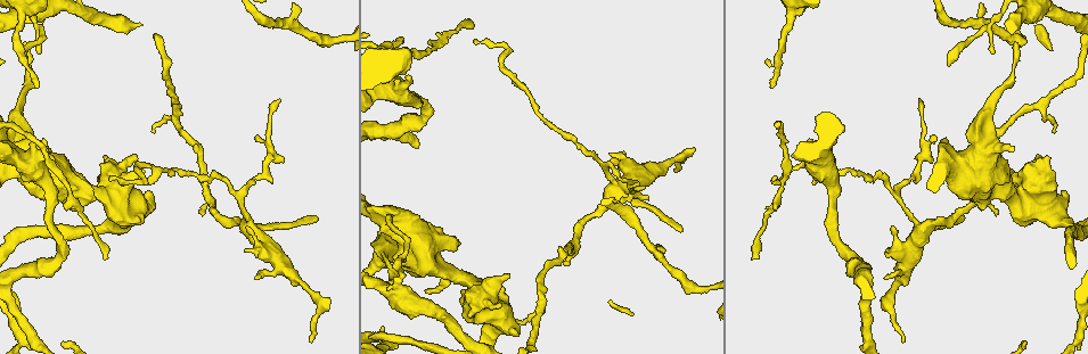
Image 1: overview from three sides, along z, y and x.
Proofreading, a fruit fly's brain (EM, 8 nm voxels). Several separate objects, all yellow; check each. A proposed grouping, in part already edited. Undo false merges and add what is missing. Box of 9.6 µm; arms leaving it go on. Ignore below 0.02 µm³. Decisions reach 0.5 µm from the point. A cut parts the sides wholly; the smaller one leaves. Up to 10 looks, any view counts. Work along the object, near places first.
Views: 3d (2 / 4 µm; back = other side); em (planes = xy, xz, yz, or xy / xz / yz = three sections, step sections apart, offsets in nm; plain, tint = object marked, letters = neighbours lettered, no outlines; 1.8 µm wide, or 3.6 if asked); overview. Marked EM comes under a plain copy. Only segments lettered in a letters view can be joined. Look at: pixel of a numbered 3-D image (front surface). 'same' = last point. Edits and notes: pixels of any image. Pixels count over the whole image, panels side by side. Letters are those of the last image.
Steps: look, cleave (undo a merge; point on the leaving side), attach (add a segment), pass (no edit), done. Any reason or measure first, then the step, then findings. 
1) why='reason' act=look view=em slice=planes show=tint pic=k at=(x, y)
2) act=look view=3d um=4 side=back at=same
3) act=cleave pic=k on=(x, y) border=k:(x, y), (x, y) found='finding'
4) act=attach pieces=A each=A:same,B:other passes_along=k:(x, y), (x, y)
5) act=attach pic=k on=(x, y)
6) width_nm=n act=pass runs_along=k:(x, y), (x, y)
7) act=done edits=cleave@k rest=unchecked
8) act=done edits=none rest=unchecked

why='three arms meet' act=look view=3d um=2 pic=1 at=(901, 266)

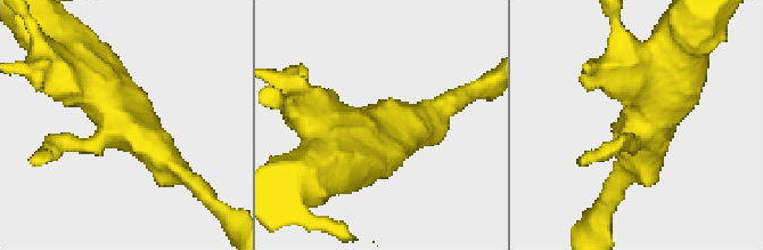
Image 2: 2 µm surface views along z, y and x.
act=look view=em slice=planes show=letters pic=2 at=(118, 121)

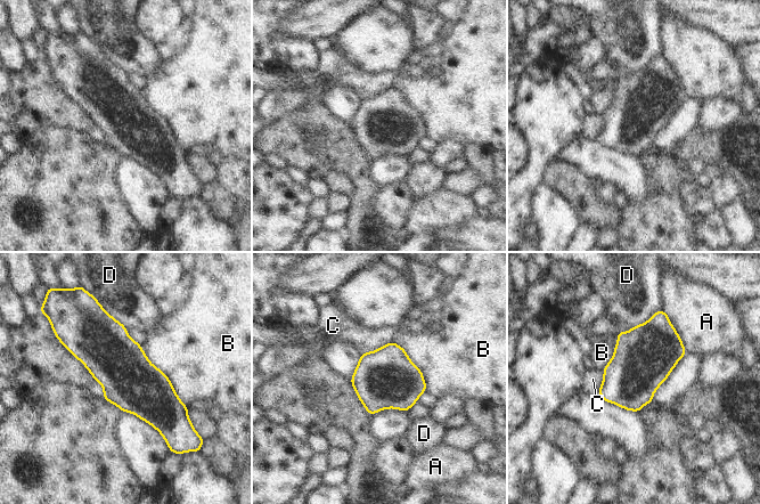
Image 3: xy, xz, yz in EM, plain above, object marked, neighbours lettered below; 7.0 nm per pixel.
width_nm=400 act=pass each=A:other,B:other,C:other,D:other border=3:(139, 344), (187, 407) found='one neuron here'

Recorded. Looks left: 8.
why='stops while still wide' act=look view=em slice=planes show=tint pic=1 at=(143, 169)

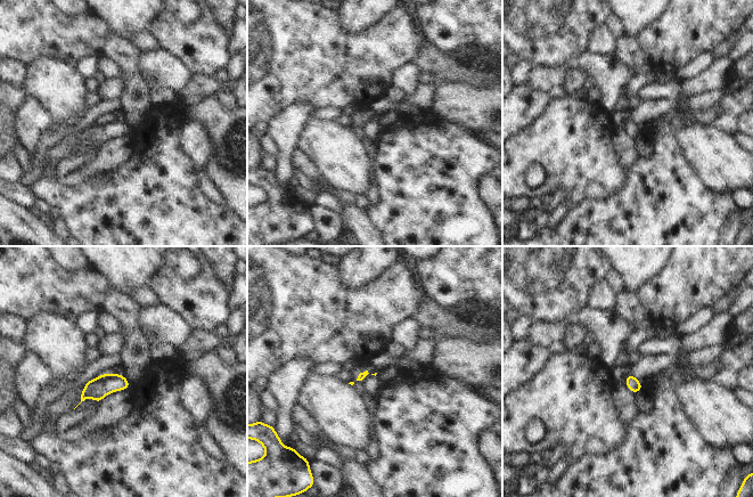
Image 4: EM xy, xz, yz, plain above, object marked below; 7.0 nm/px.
act=look view=em slice=planes show=letters at=same

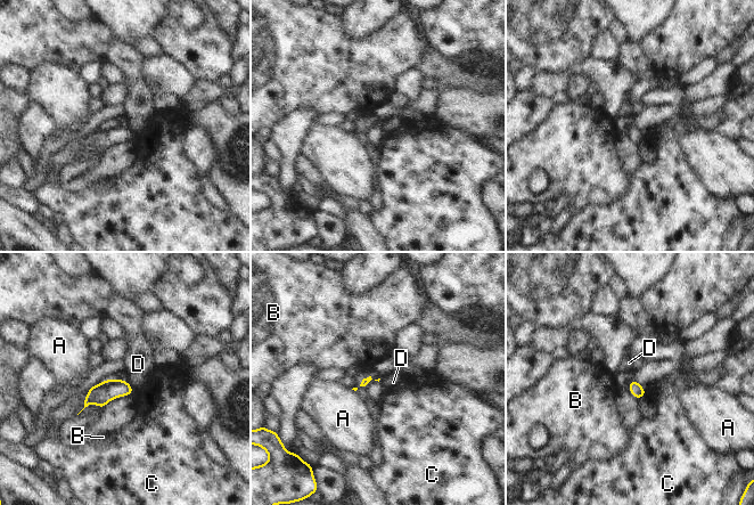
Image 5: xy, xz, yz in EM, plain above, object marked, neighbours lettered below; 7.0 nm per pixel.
act=pass each=A:other,B:other,C:other,D:other border=5:(123, 380), (133, 390) found='none of them fits'

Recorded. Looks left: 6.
why='free end' act=look view=3d um=4 pic=1 at=(948, 65)

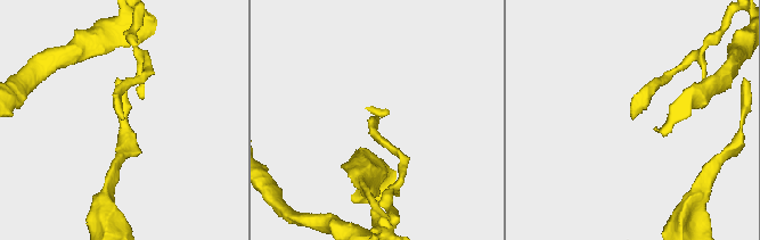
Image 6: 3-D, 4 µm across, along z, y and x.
act=look view=em slice=planes show=letters pic=6 at=(633, 119)

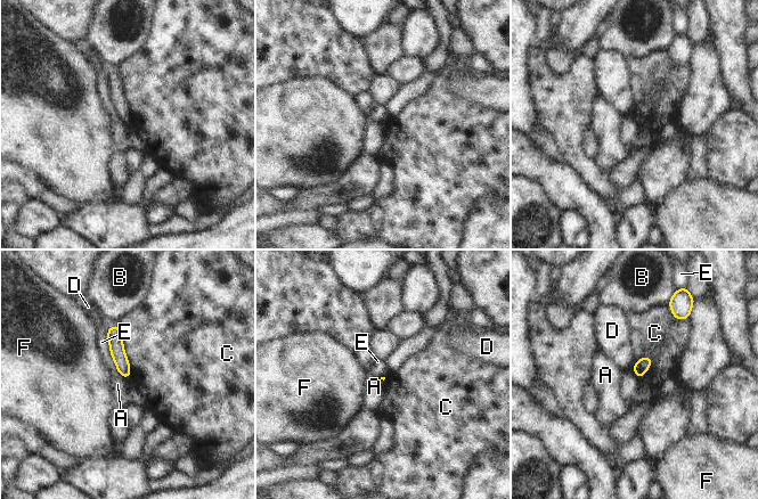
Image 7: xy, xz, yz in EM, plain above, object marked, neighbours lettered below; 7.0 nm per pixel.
act=pass each=A:other,B:other,C:other,D:other,E:other,F:other runs_along=7:(115, 328), (115, 345), (127, 374) found='no lettered segment goes on from it'

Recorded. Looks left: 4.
why='an open end' act=look view=3d um=4 pic=1 at=(404, 77)

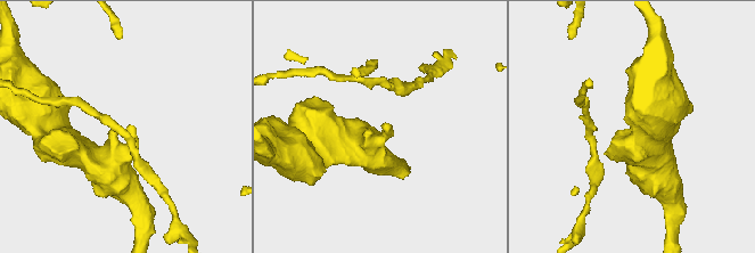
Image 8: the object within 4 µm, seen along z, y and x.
why='shape alone is not enough' act=look view=em slice=yz step=8 show=tint pic=8 at=(381, 124)

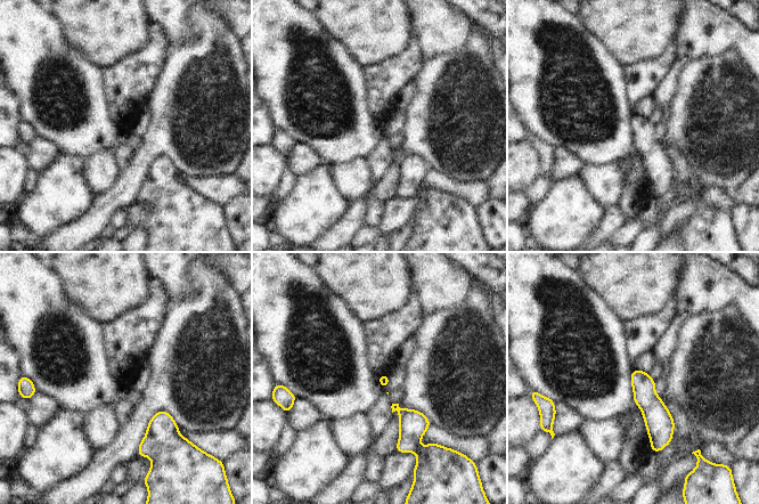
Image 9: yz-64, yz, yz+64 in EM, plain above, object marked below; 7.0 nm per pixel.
why='cut it another way' act=look view=em slice=planes show=letters at=same

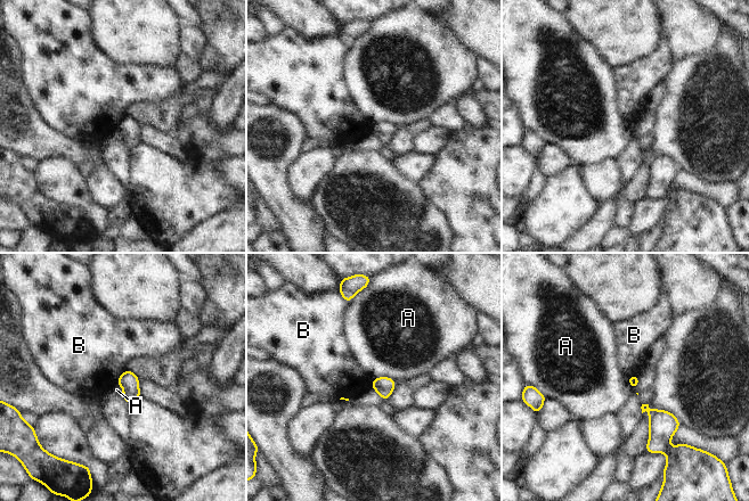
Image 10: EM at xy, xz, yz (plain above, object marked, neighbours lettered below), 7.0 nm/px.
longest_contact=A:160nm act=pass each=A:other,B:other border=10:(373, 378), (390, 377), (395, 382) found='no lettered segment goes on from it'

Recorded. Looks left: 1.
act=done edits=none rest=unchecked

